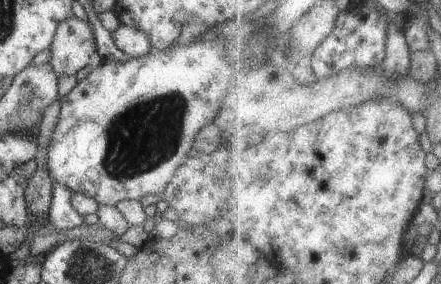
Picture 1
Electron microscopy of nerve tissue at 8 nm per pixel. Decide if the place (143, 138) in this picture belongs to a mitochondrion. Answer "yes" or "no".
yes

